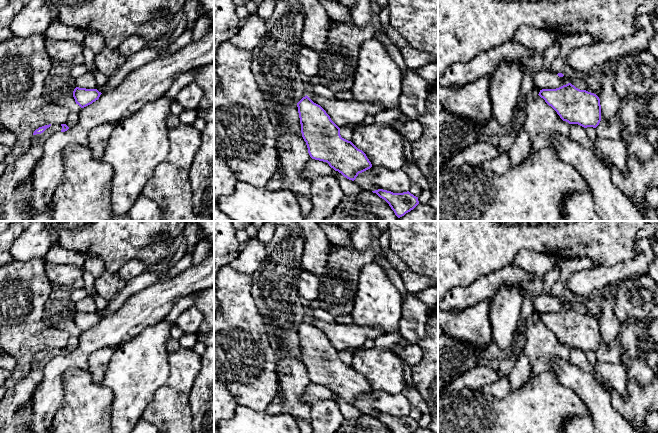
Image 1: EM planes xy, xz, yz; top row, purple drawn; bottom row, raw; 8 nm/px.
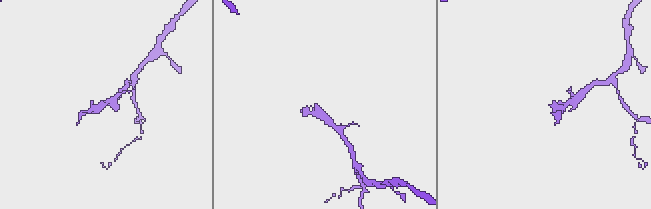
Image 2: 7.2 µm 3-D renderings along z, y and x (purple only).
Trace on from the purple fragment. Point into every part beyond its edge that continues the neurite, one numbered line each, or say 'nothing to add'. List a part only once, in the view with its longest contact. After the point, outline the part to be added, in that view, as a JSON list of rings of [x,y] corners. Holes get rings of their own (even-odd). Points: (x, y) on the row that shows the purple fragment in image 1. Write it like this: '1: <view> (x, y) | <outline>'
1: xy (16, 188) | [[[51,124],[43,133],[33,135],[30,151],[7,165],[0,177],[0,221],[26,221],[33,169],[42,158],[46,140],[61,130],[61,124]]]

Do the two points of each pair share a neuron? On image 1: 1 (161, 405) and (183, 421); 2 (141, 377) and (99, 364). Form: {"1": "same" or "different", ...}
{"1": "same", "2": "different"}

